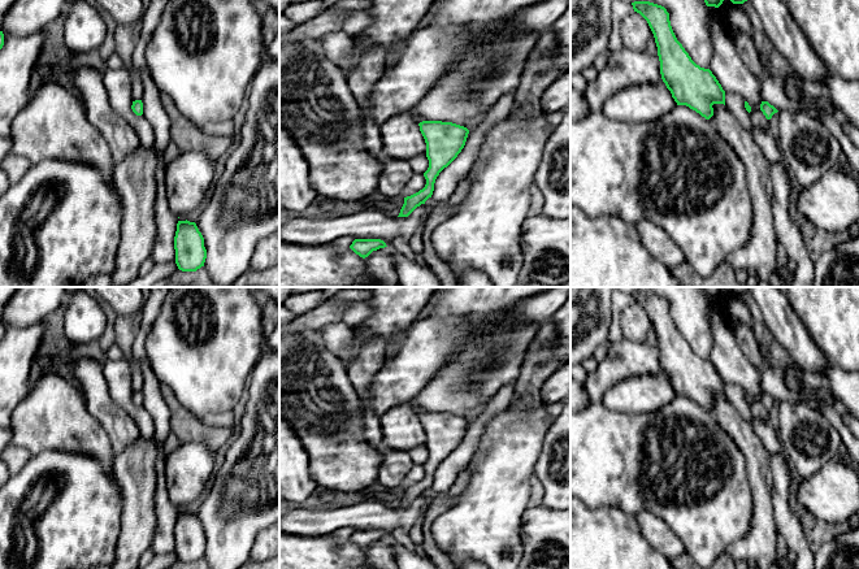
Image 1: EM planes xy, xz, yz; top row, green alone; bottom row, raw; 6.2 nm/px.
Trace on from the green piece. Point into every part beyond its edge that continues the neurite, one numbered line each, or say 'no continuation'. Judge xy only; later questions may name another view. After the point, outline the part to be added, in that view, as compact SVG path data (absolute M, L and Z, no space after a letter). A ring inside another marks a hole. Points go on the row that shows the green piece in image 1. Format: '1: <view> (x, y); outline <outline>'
1: xy (117, 82); outline M107 69L103 74L104 84L109 95L113 112L123 117L138 135L139 144L151 148L155 144L155 134L149 122L143 116L136 116L133 109L131 74L127 69Z

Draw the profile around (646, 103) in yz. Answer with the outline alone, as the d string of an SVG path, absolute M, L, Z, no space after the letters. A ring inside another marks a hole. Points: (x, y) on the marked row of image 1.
M659 84L630 86L608 97L603 113L621 122L651 122L672 110L677 103L671 91Z

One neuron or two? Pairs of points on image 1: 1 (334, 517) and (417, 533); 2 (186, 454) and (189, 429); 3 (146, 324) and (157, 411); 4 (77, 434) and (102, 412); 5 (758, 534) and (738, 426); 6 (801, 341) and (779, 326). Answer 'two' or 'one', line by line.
1: two
2: two
3: one
4: two
5: one
6: one

